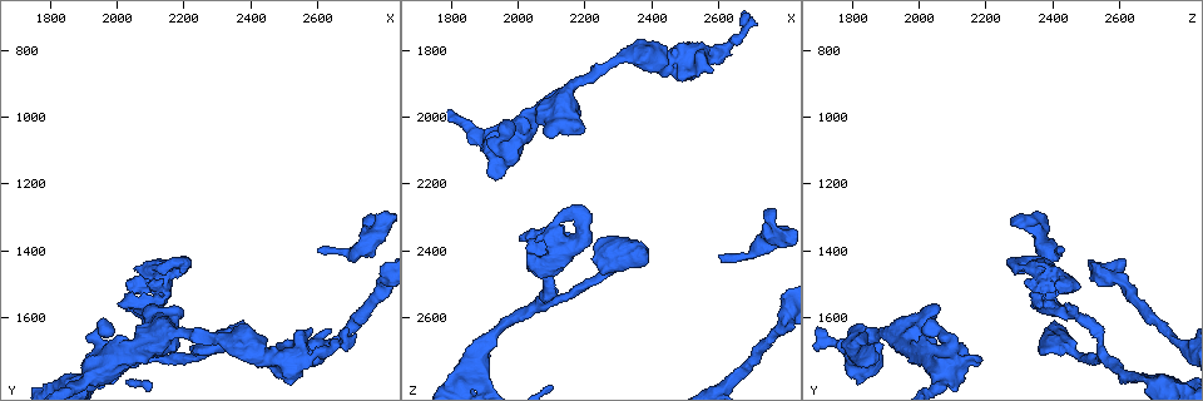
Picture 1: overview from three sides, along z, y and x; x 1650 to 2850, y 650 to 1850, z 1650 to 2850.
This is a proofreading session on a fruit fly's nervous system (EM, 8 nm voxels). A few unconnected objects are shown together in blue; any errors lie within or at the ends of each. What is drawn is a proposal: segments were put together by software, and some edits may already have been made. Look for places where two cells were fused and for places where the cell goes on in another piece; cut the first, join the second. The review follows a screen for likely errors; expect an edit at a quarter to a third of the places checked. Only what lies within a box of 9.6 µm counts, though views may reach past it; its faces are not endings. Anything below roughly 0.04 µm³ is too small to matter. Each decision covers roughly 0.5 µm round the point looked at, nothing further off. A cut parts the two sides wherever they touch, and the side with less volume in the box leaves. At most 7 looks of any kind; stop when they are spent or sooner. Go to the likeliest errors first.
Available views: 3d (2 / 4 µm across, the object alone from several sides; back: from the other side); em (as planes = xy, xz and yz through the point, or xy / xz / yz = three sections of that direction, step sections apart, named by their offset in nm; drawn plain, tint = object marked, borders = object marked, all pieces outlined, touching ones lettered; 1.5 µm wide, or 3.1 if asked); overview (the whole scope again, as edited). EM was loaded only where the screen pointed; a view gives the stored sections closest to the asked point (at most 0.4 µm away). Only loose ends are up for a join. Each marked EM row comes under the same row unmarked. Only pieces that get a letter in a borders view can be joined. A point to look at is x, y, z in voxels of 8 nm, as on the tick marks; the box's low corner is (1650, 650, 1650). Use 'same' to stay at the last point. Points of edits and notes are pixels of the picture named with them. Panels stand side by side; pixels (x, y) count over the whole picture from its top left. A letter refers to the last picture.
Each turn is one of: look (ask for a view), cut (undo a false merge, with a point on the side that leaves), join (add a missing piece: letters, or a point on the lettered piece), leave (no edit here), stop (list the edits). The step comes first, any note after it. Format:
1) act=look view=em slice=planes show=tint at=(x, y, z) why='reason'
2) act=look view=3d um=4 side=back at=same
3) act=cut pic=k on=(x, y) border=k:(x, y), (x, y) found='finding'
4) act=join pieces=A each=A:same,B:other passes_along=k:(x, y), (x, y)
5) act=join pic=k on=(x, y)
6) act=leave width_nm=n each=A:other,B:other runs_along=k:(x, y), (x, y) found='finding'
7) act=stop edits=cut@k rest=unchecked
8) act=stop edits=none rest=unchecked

act=look view=3d um=2 at=(2600, 1400, 2420) why='branch stops here'

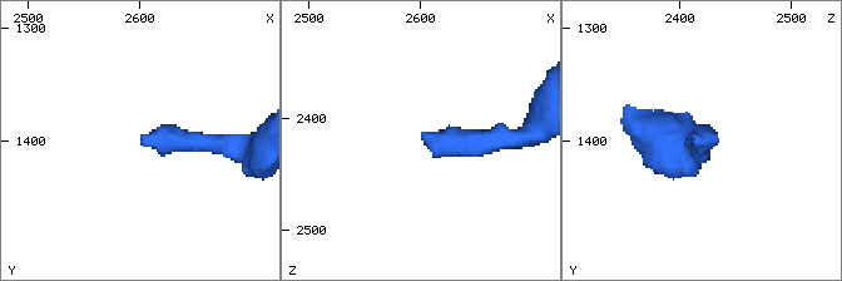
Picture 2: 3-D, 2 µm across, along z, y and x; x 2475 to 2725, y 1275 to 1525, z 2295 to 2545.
act=look view=em slice=planes show=tint at=(2598, 1396, 2416)

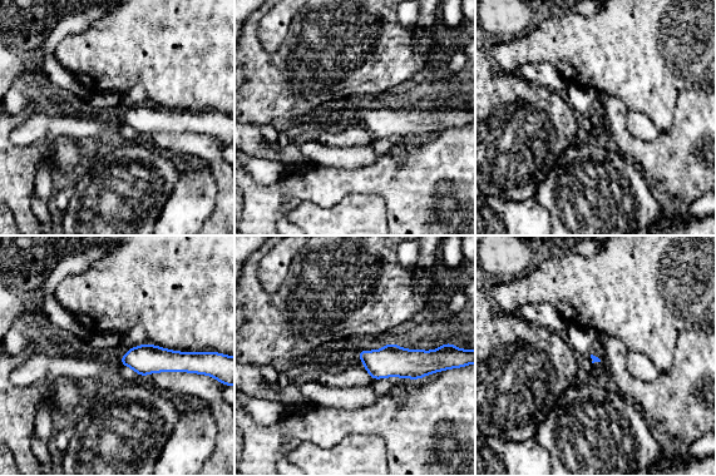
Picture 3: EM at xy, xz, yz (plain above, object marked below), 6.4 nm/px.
act=look view=em slice=planes show=borders at=same

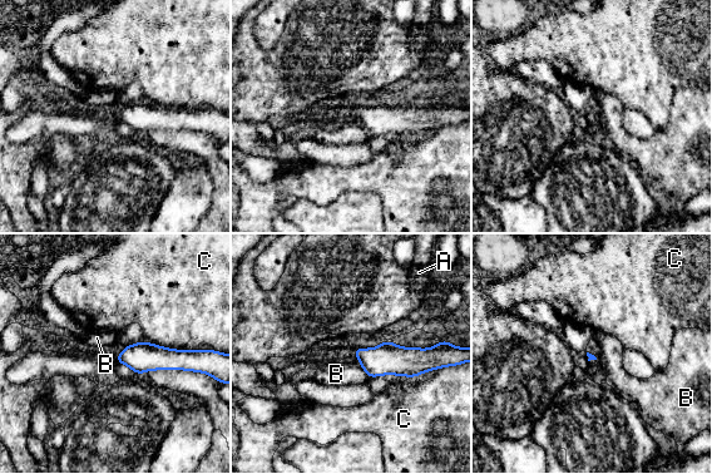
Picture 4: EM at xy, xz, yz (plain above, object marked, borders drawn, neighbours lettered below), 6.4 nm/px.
act=leave each=A:other,B:other,C:other found='no lettered piece goes on from it'

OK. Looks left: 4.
act=look view=em slice=planes show=tint at=(2740, 1310, 2270) why='free end'

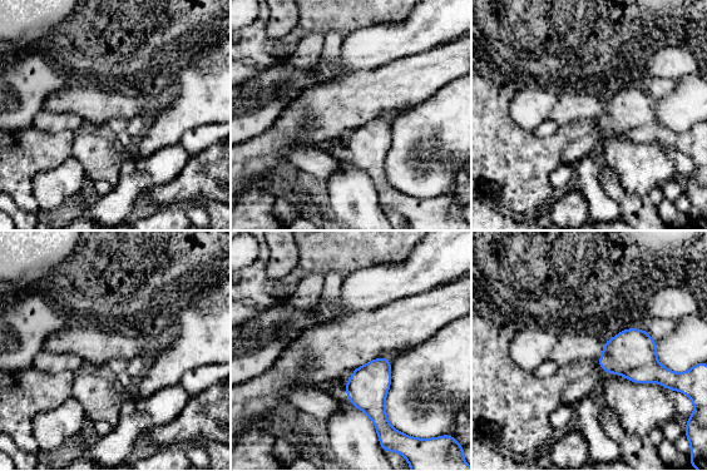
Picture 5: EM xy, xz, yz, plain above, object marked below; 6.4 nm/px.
act=look view=em slice=planes show=borders at=same why='what lies round it'

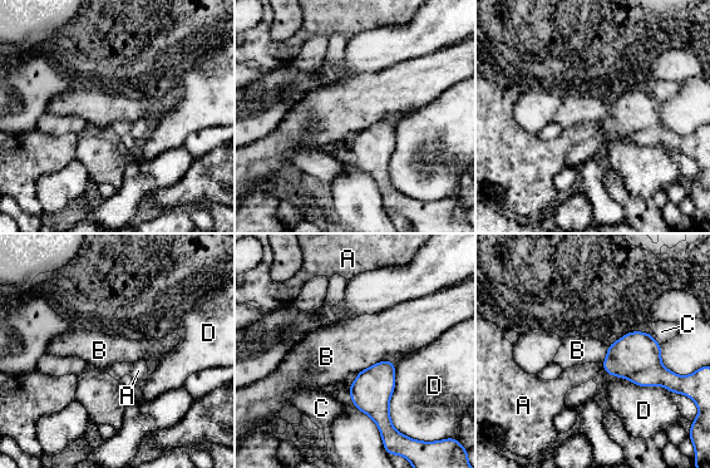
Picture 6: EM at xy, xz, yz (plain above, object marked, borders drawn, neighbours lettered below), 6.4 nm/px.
act=join pic=6 on=(572, 377) each=A:same,B:other,C:other,D:other found='it goes on there'

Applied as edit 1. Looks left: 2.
act=stop edits=join@6 rest=unchecked

